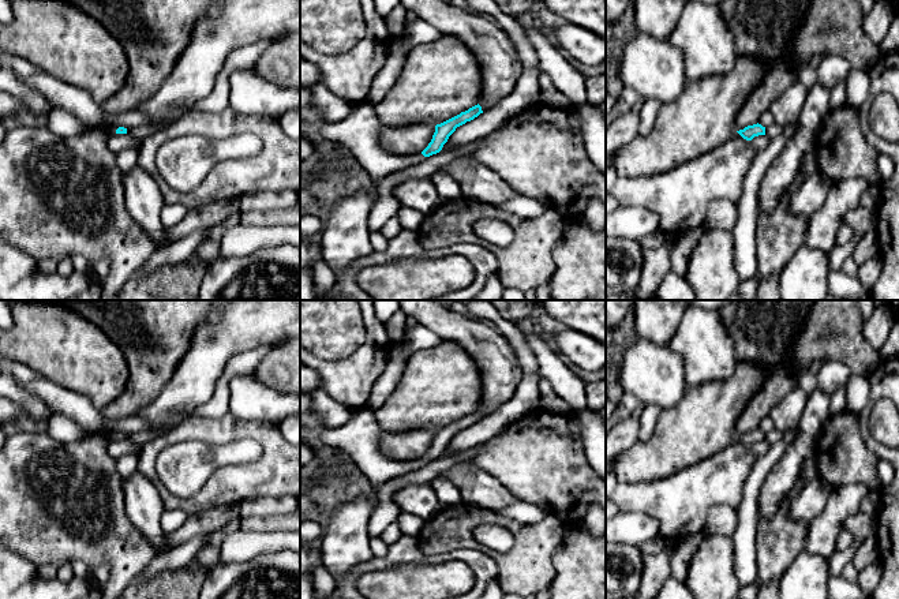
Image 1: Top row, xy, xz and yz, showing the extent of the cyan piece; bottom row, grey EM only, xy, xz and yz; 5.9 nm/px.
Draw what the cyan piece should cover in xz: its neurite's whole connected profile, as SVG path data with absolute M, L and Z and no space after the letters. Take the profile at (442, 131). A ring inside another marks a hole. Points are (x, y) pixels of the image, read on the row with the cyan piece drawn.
M477 104L465 112L435 126L435 132L432 135L428 146L422 151L424 157L430 157L442 150L443 145L447 142L449 136L456 131L457 127L473 120L480 113L483 113L482 106Z

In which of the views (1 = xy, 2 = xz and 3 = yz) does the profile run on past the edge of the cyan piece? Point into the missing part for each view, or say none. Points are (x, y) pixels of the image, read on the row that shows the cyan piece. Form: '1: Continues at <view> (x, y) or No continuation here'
1: No continuation here
2: No continuation here
3: No continuation here

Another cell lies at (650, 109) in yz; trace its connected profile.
M645 100L643 102L643 108L638 112L640 123L637 135L647 135L652 130L660 105L658 100Z

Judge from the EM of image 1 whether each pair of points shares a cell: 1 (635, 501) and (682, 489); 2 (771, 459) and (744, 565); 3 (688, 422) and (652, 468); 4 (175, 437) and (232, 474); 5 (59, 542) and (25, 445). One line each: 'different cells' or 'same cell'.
1: same cell
2: same cell
3: same cell
4: same cell
5: same cell

